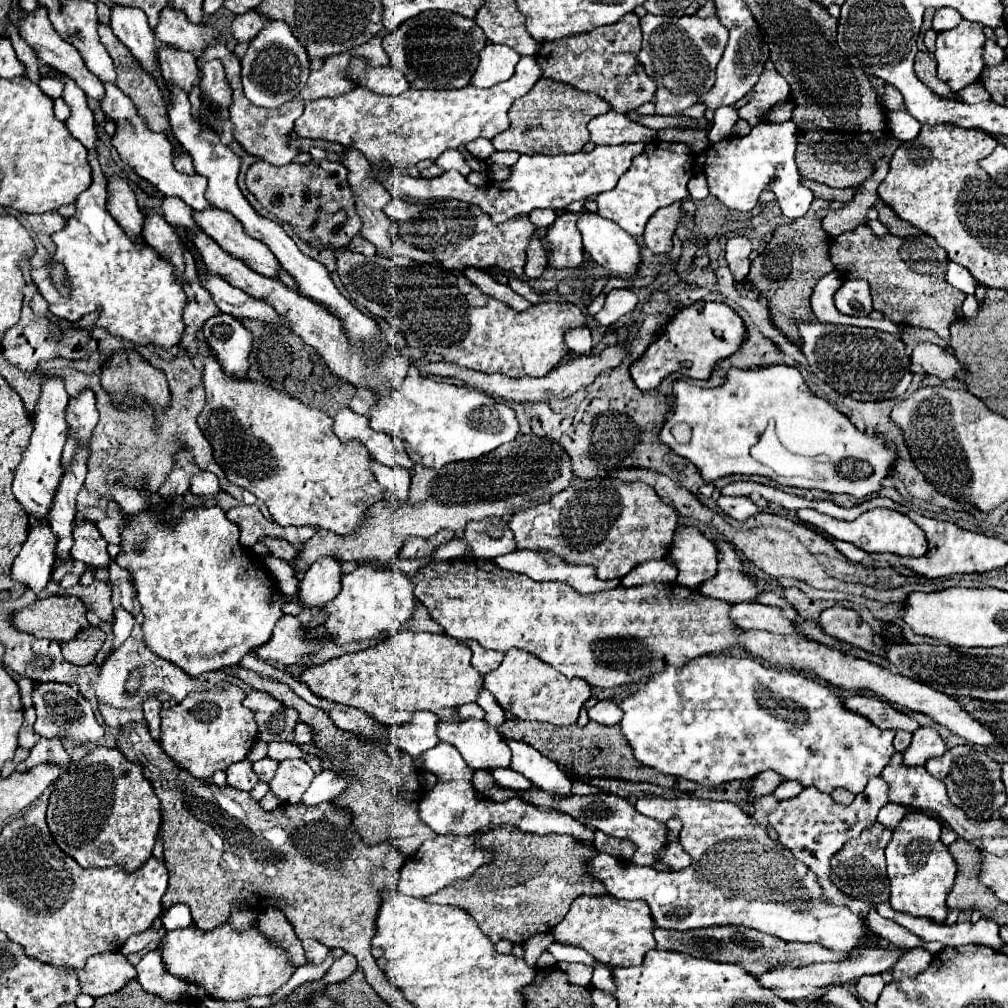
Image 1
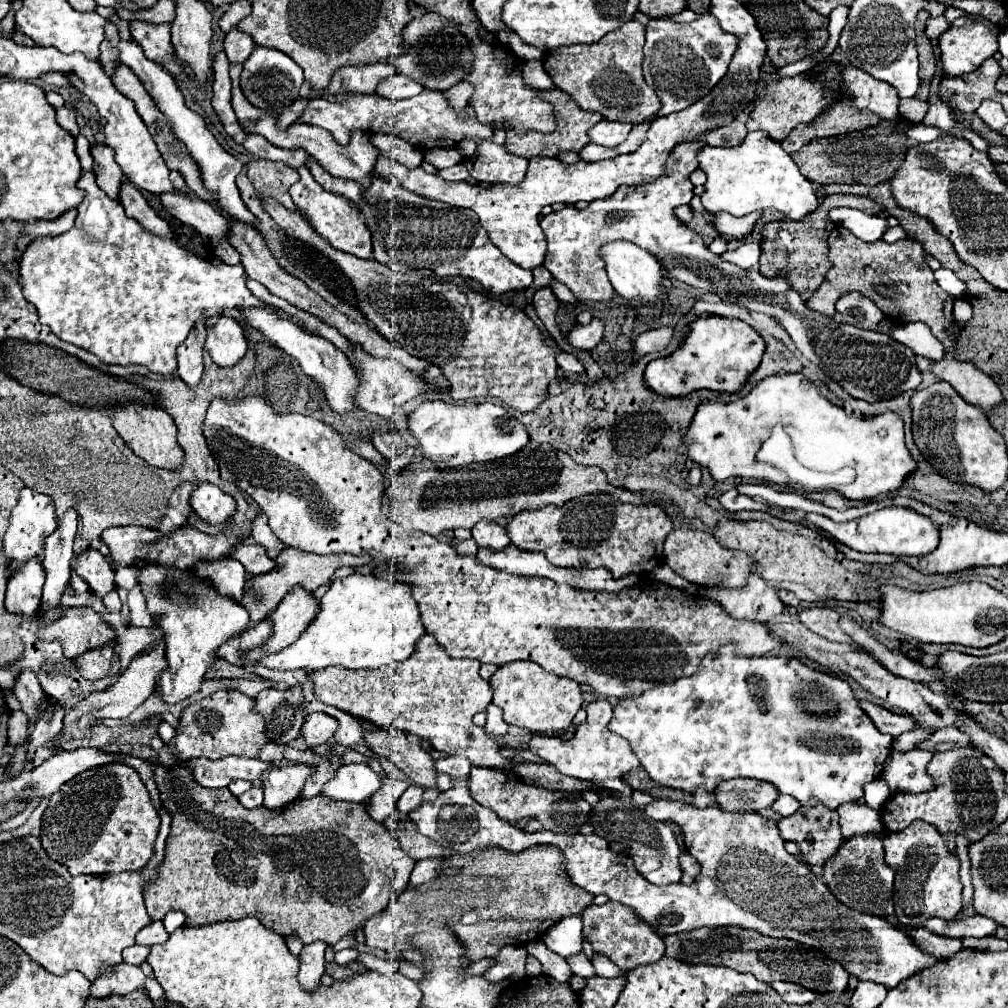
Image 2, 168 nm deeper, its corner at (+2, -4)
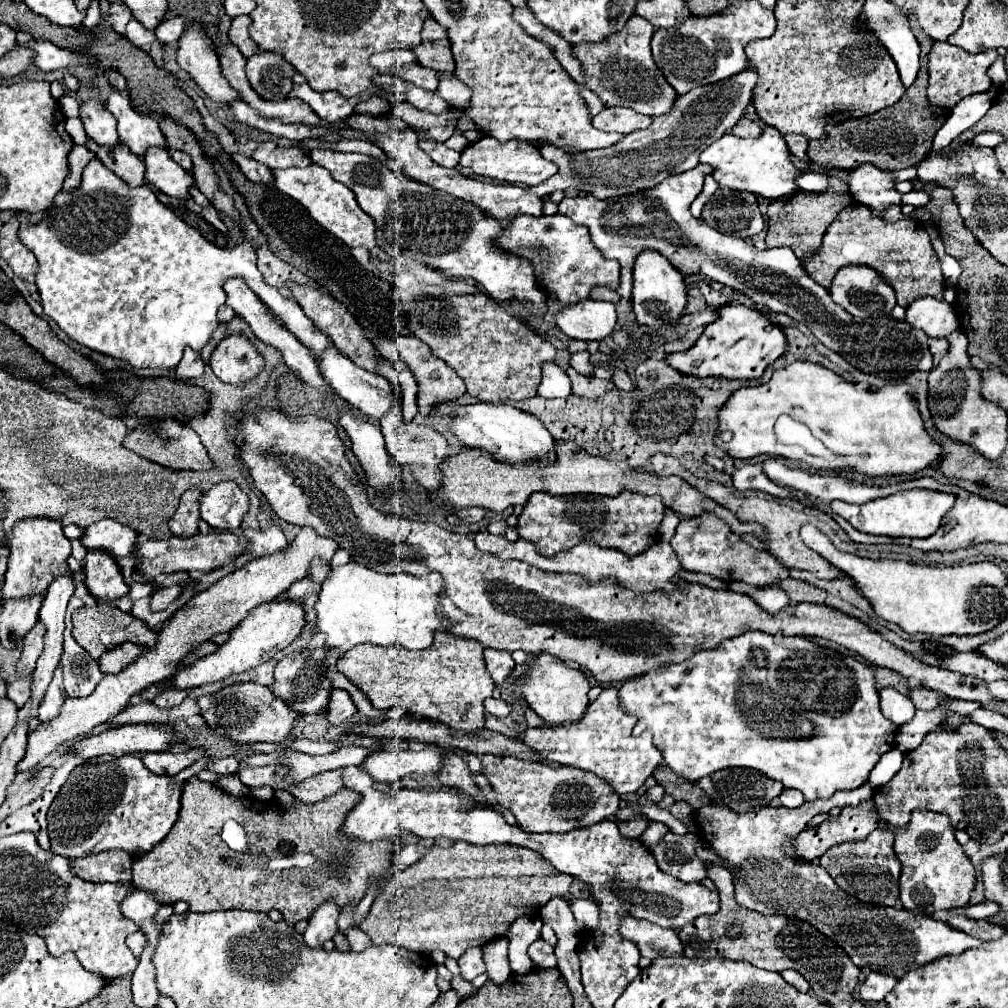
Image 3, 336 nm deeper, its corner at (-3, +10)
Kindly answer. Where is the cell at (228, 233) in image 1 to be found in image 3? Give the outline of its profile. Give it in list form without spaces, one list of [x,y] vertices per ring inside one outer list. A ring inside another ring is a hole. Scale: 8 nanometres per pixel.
[[[150,148],[148,156],[144,156],[146,164],[146,180],[152,182],[160,192],[180,198],[192,200],[190,188],[194,186],[194,176],[188,174],[180,164],[176,164],[168,150],[164,148]]]

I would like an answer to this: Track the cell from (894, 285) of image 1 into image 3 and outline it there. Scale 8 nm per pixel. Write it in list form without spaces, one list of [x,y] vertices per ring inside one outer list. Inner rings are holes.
[[[864,204],[846,206],[838,218],[828,226],[822,248],[816,256],[804,264],[808,276],[830,290],[834,274],[844,266],[868,266],[874,268],[896,292],[896,300],[900,306],[908,306],[918,298],[932,296],[936,300],[944,300],[944,276],[940,270],[940,262],[936,252],[932,250],[930,238],[922,224],[904,218],[892,224],[882,222],[876,214],[872,214]]]

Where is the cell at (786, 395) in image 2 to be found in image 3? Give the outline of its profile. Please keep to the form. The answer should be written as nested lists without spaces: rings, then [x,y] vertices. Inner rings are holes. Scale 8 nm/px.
[[[804,360],[776,370],[766,384],[732,392],[728,402],[718,410],[714,444],[730,458],[754,458],[758,454],[790,456],[786,448],[774,440],[772,428],[780,414],[788,414],[806,424],[834,456],[850,460],[846,468],[870,478],[914,474],[936,464],[942,454],[942,448],[924,430],[912,386],[884,386],[876,392],[858,390],[832,370]],[[860,456],[866,458],[866,464],[854,464]]]

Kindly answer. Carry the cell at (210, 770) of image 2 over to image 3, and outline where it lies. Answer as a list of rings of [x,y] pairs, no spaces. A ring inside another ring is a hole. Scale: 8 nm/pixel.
[[[198,746],[198,748],[190,748],[186,752],[180,752],[180,754],[172,754],[168,750],[162,750],[162,752],[146,752],[142,762],[146,764],[146,768],[154,774],[164,774],[164,776],[172,776],[172,774],[178,774],[180,770],[192,766],[198,758],[206,758],[206,760],[212,760],[208,756],[208,750]]]

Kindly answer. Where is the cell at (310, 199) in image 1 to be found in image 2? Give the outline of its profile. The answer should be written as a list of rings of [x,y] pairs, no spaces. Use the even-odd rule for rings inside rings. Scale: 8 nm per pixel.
[[[253,160],[247,164],[247,176],[259,194],[275,198],[283,206],[295,210],[287,192],[299,180],[299,174],[295,168],[289,168],[281,162]]]

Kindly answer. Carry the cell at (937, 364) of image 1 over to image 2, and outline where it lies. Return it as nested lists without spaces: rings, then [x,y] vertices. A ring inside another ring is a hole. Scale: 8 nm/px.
[[[951,354],[933,364],[933,374],[939,380],[949,382],[965,402],[979,406],[981,410],[991,410],[1003,404],[999,386],[985,372],[969,362],[955,360]]]

